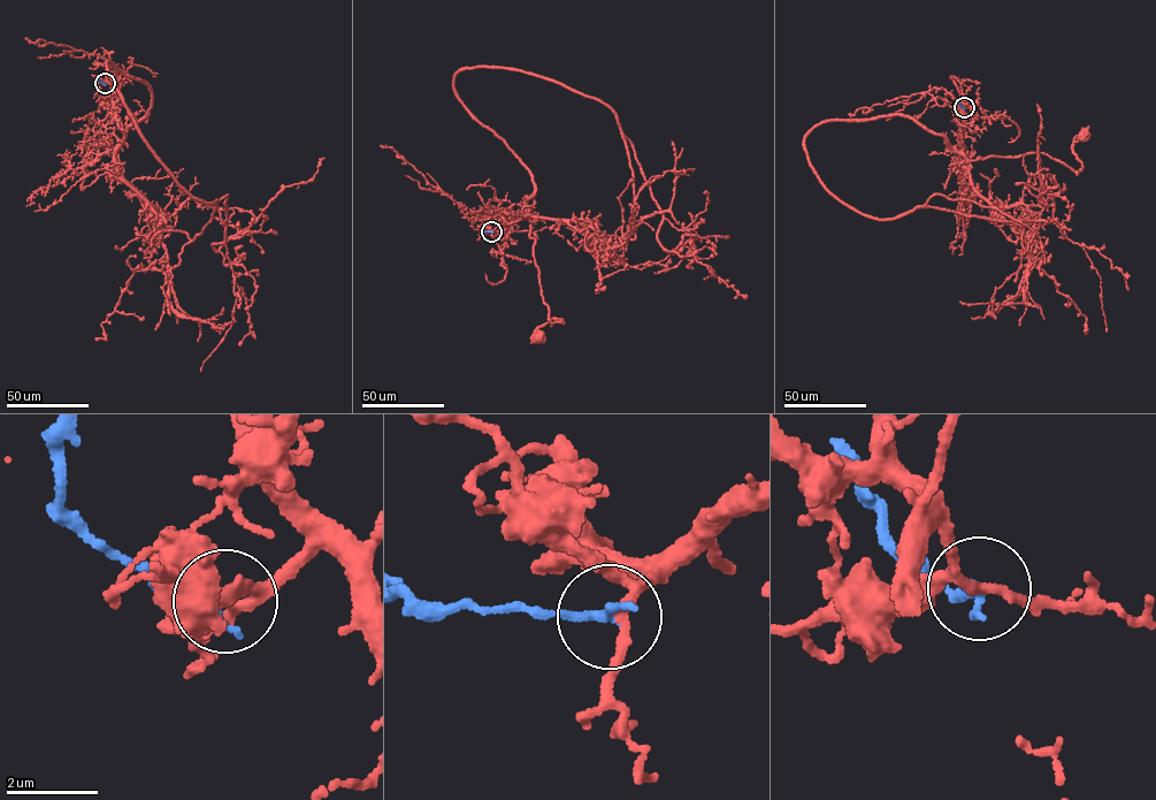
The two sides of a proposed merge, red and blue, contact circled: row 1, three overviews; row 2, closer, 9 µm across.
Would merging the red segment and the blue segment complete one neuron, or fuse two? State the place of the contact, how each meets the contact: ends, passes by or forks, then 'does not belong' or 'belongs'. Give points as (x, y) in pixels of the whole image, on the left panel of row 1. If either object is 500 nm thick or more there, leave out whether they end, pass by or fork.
place (105, 83); red forks; blue ends; belongs

